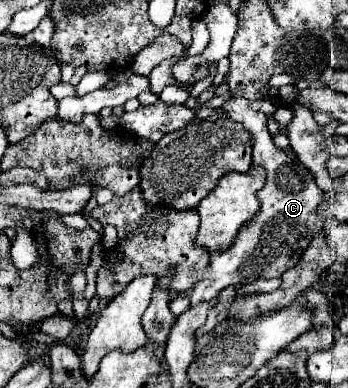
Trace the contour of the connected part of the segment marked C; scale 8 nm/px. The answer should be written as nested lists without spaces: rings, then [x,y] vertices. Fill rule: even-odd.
[[[230,98],[228,102],[224,102],[224,108],[226,108],[230,118],[234,118],[236,122],[240,122],[248,130],[248,134],[252,138],[252,150],[254,150],[252,164],[266,170],[266,184],[258,192],[258,198],[262,202],[260,204],[260,214],[250,222],[250,226],[244,226],[244,230],[240,230],[240,234],[236,236],[236,242],[224,254],[214,254],[212,256],[210,266],[206,270],[206,278],[200,280],[190,292],[190,304],[192,306],[196,306],[200,302],[210,302],[212,298],[218,296],[218,292],[224,286],[234,286],[234,284],[242,284],[242,282],[254,282],[258,278],[268,278],[268,276],[270,278],[280,278],[288,268],[296,266],[296,262],[302,258],[302,254],[308,248],[314,234],[318,234],[324,228],[324,220],[318,214],[318,204],[322,202],[320,188],[316,186],[312,174],[302,166],[302,162],[298,162],[298,158],[294,154],[288,154],[288,152],[274,146],[274,142],[272,142],[272,138],[268,134],[268,128],[266,128],[266,114],[254,112],[246,98]],[[262,248],[270,248],[270,260],[264,258]]]

